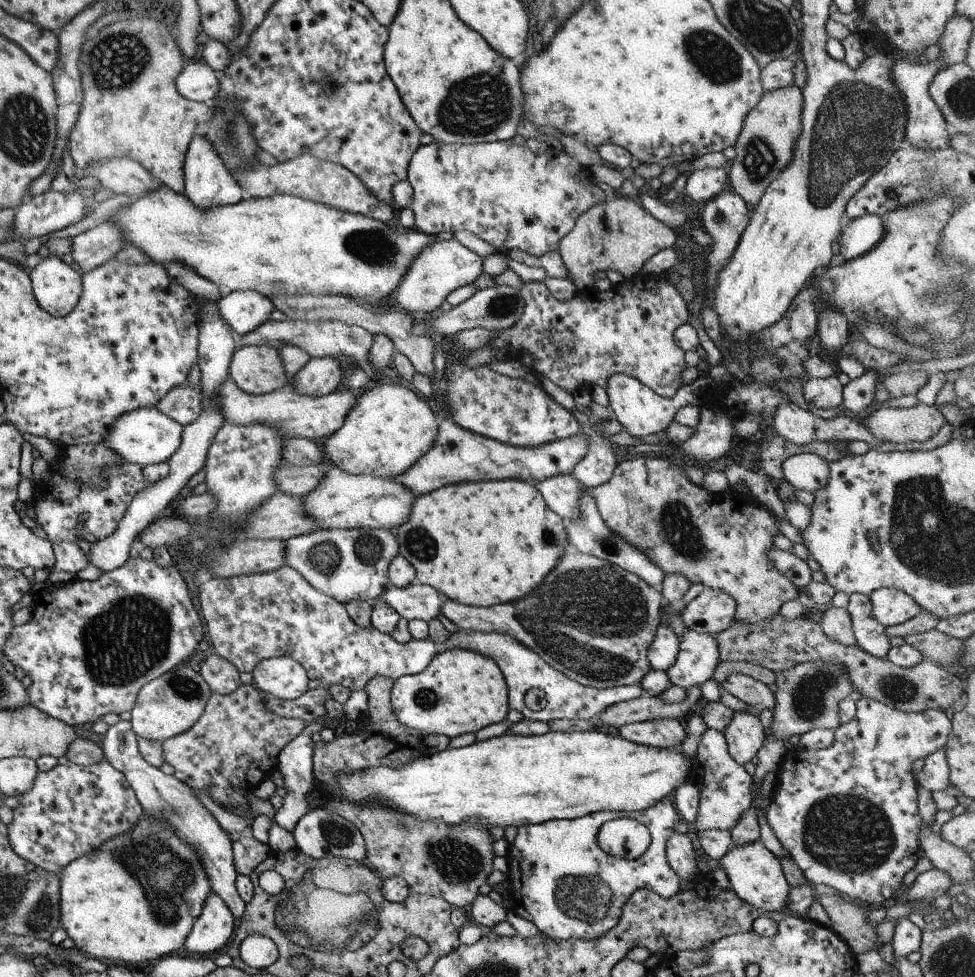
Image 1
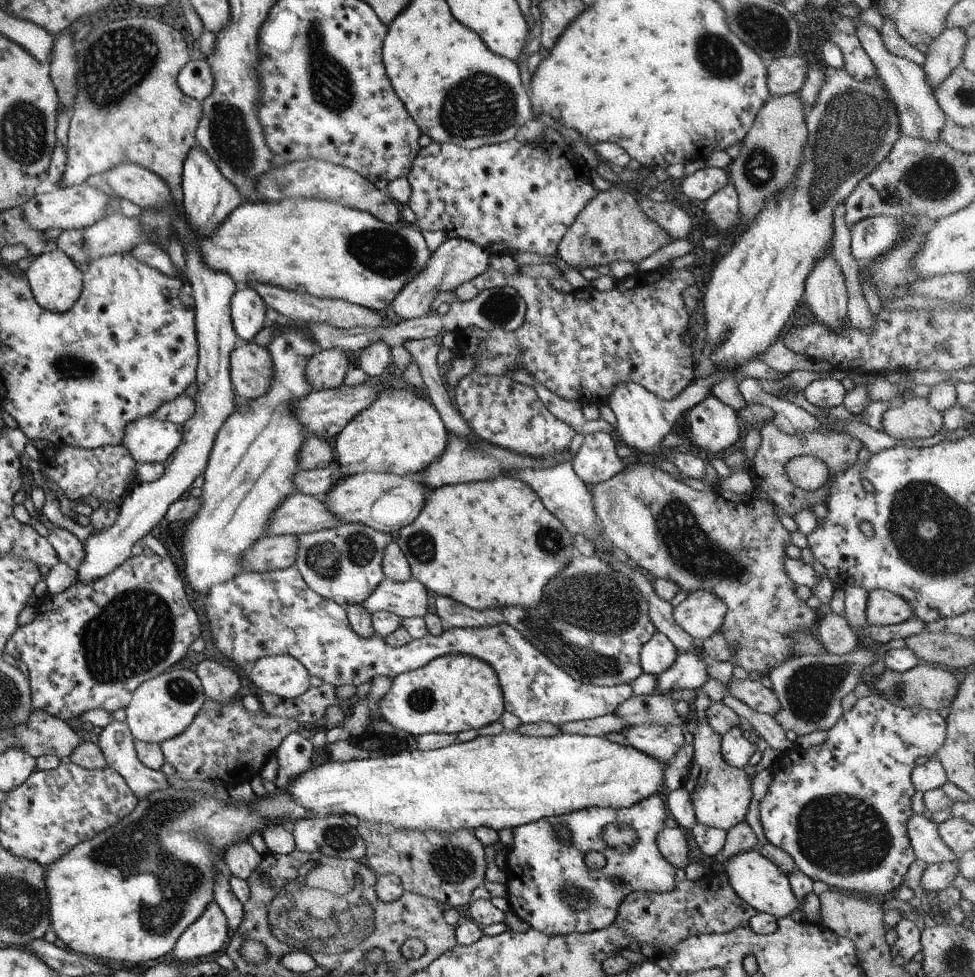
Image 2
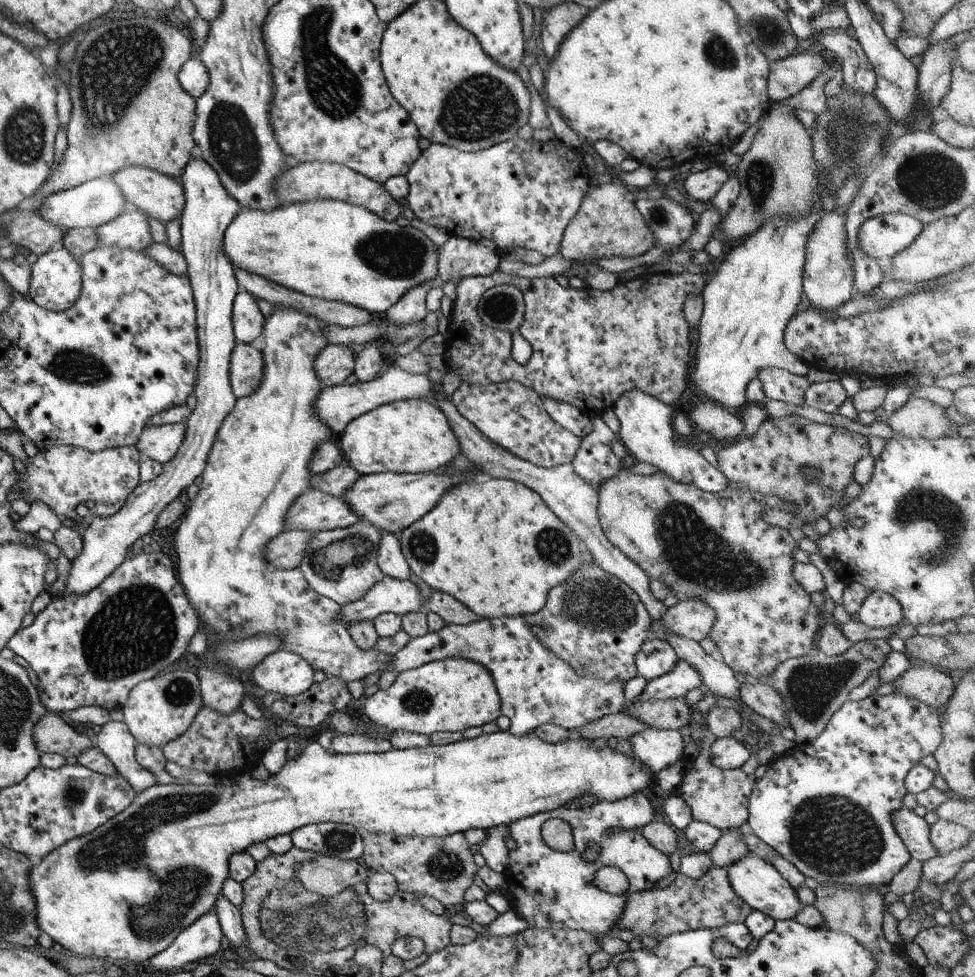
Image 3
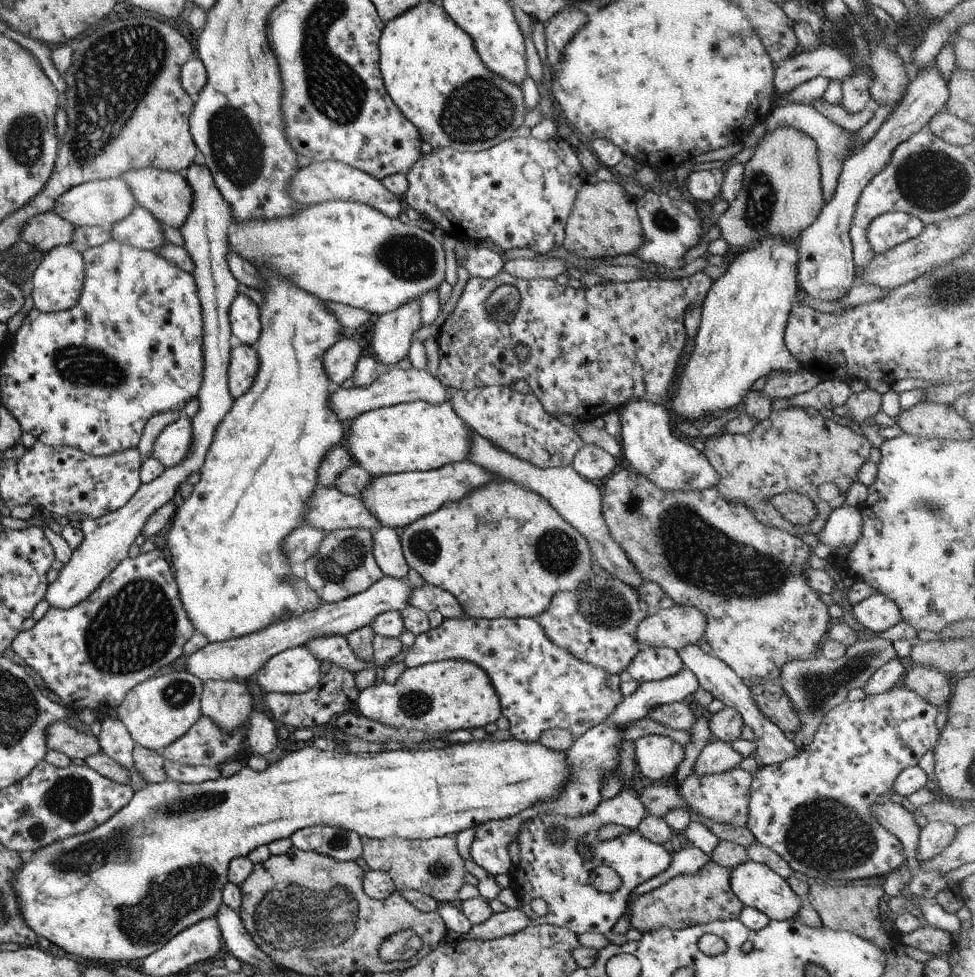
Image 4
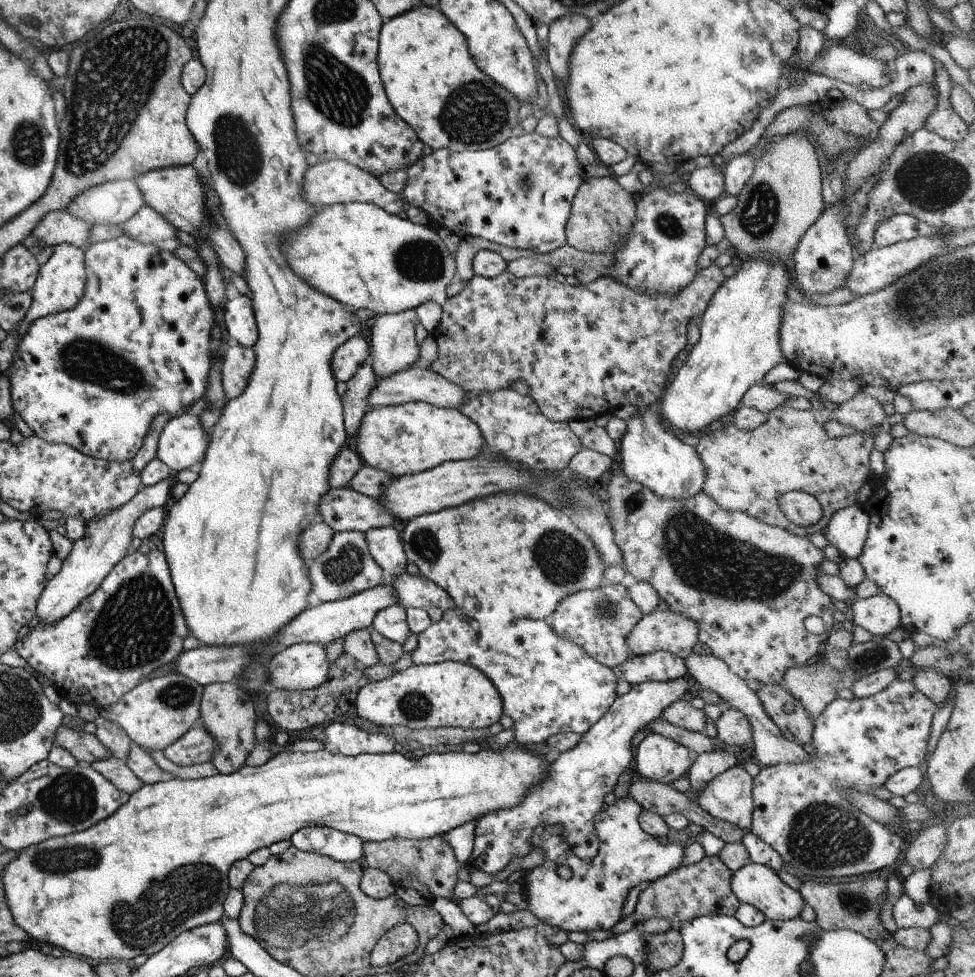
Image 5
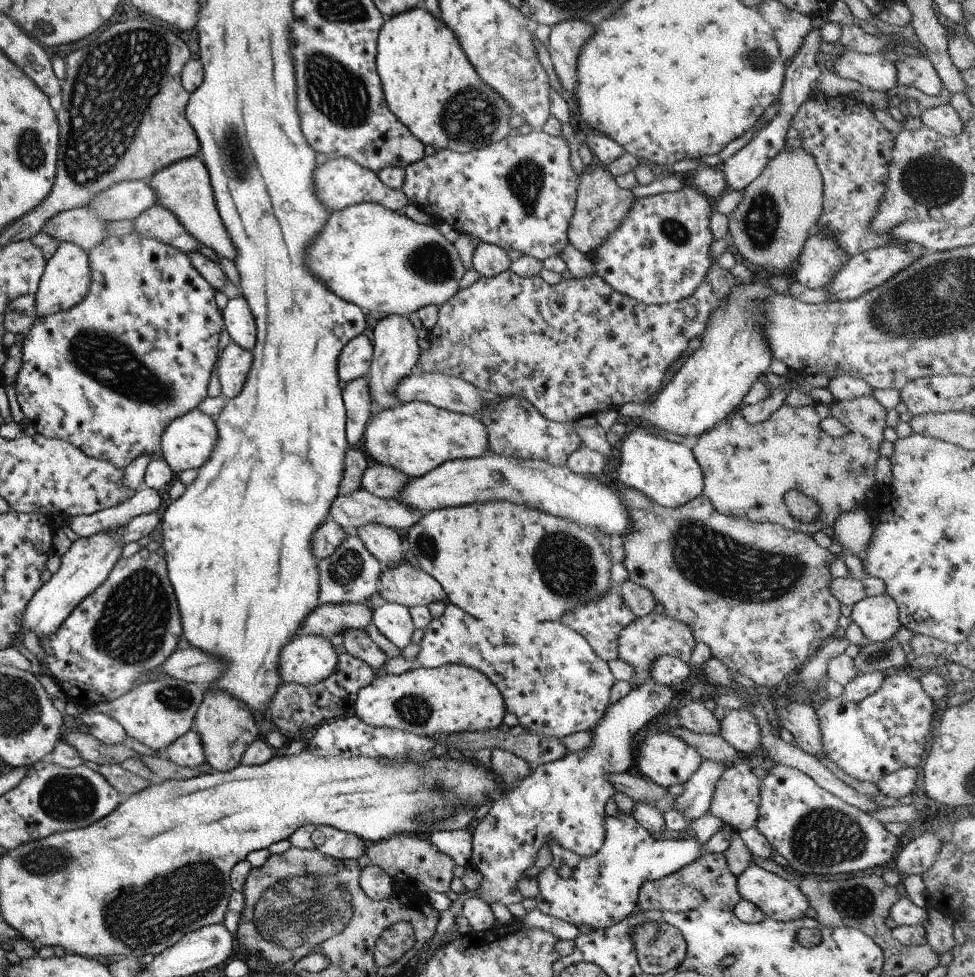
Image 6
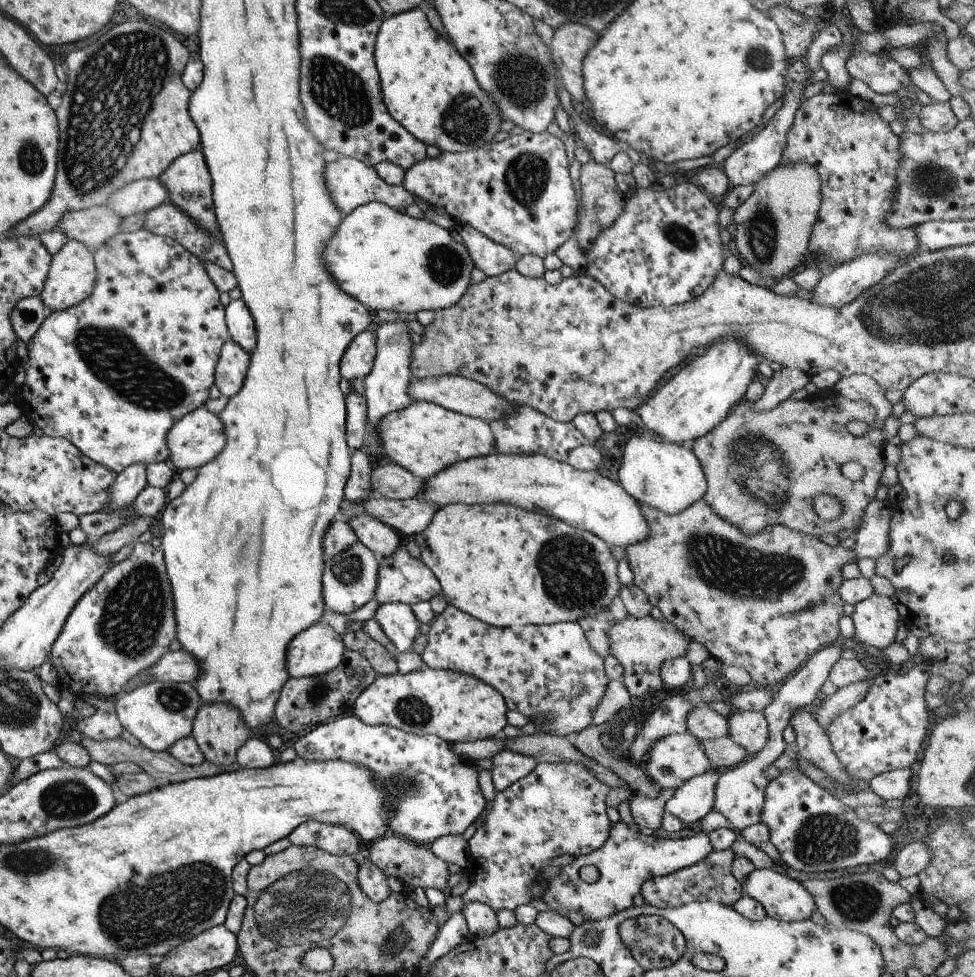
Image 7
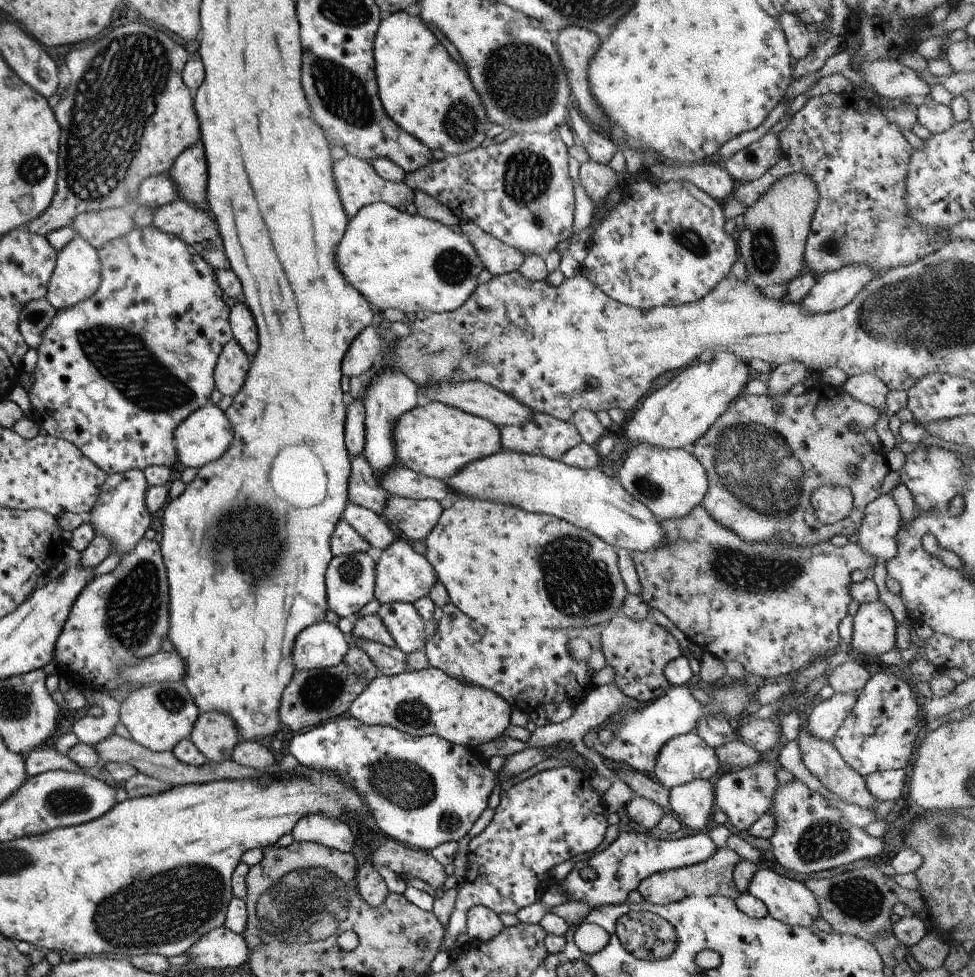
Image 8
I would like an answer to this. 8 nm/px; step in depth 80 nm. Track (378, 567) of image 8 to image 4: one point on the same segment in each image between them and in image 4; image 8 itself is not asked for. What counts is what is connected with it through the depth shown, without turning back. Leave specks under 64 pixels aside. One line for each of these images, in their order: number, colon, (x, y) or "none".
4: (427, 598)
5: (411, 591)
6: (403, 584)
7: (400, 579)

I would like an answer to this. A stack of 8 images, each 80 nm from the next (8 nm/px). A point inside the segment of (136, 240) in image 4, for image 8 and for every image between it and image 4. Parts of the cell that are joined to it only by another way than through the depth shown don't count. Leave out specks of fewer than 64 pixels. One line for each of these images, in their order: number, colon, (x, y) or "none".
5: (145, 226)
6: (157, 223)
7: (166, 220)
8: (191, 225)

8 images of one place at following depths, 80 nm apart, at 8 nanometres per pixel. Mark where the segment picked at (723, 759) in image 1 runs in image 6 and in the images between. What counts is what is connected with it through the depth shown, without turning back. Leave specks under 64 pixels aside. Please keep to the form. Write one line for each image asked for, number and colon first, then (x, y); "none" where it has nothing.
2: (719, 793)
3: (719, 797)
4: (722, 798)
5: (727, 797)
6: (734, 800)

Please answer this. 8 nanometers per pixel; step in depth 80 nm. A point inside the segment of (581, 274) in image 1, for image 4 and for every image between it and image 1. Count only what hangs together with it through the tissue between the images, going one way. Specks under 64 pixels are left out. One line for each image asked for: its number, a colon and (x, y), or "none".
2: (611, 226)
3: (606, 224)
4: (603, 222)

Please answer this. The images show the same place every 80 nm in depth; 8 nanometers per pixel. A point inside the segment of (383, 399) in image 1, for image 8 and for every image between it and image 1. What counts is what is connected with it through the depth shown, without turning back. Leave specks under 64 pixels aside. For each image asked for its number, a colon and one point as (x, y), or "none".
2: (397, 432)
3: (409, 435)
4: (416, 436)
5: (404, 439)
6: (413, 438)
7: (423, 438)
8: (434, 440)

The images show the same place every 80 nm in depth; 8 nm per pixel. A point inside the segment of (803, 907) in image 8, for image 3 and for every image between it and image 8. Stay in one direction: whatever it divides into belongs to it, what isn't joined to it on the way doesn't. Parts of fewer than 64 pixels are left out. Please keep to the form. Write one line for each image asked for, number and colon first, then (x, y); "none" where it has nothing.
3: (757, 882)
4: (755, 885)
5: (754, 884)
6: (778, 899)
7: (782, 898)

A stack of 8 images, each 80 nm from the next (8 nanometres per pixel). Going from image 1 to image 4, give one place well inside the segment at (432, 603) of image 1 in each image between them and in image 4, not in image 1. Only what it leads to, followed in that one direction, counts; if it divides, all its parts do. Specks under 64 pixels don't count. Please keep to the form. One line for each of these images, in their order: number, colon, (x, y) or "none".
2: (407, 599)
3: (389, 595)
4: (240, 657)

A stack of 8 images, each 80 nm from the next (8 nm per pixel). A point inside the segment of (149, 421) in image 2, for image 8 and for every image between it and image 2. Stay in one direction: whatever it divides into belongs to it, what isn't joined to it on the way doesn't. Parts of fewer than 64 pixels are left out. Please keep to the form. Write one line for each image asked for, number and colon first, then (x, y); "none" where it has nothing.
3: (159, 443)
4: (171, 444)
5: (182, 442)
6: (186, 442)
7: (193, 440)
8: (200, 438)

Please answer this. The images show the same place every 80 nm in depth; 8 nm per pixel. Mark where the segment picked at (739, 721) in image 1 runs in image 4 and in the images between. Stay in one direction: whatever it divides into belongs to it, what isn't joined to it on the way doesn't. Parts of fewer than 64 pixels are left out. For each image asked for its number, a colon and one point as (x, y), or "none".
2: (736, 748)
3: (727, 753)
4: (717, 756)

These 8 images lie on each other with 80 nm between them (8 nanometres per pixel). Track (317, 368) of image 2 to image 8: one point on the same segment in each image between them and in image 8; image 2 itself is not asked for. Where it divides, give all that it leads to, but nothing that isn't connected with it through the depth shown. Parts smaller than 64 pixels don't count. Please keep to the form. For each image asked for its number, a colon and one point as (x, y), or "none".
3: (332, 364)
4: (338, 361)
5: (347, 357)
6: (354, 360)
7: (356, 362)
8: (365, 348)

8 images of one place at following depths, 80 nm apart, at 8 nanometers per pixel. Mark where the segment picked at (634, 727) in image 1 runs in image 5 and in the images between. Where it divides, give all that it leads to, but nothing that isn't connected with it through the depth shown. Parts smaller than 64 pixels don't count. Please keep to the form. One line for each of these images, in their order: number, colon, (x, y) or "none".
2: (661, 742)
3: (655, 749)
4: (655, 756)
5: (659, 759)

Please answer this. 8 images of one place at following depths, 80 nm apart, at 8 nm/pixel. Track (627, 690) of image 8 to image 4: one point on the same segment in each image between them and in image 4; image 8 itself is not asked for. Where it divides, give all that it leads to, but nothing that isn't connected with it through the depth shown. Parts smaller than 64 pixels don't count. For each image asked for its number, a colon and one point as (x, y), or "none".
4: (674, 627)
5: (661, 630)
6: (649, 636)
7: (640, 645)

